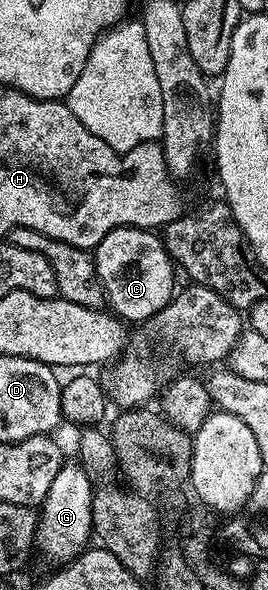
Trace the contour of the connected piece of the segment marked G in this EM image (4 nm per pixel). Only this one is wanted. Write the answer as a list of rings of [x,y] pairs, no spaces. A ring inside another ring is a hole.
[[[78,462],[63,463],[60,474],[52,478],[52,486],[40,505],[38,533],[34,536],[37,555],[42,555],[48,563],[54,564],[50,566],[69,564],[77,556],[81,556],[91,543],[94,531],[92,506],[95,489],[92,477]]]

